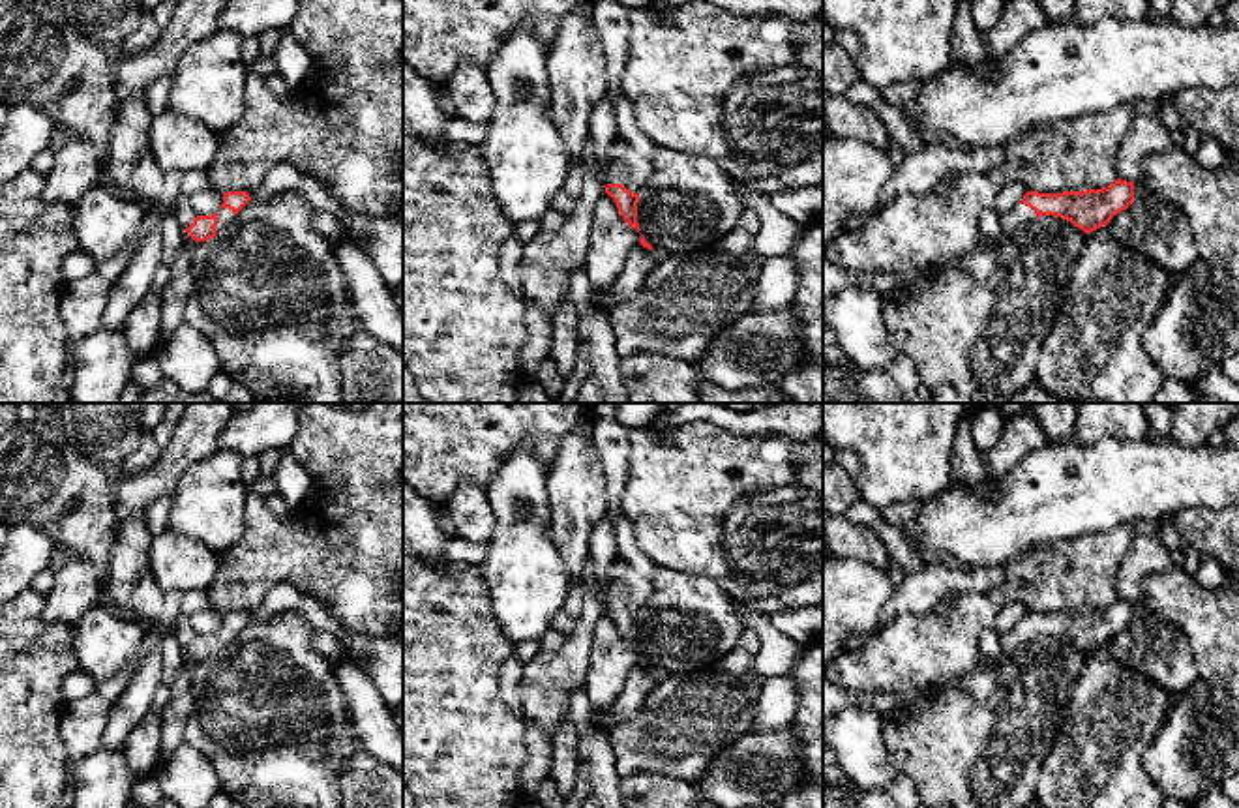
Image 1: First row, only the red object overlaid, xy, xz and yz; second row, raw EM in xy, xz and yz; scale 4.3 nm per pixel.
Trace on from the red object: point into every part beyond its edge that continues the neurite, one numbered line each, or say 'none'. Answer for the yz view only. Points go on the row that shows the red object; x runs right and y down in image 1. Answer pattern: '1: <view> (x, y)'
1: yz (1020, 216)

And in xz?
1: xz (625, 165)

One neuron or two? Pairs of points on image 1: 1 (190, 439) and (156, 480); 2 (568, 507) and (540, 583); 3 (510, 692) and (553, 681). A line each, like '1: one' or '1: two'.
1: one
2: two
3: two

